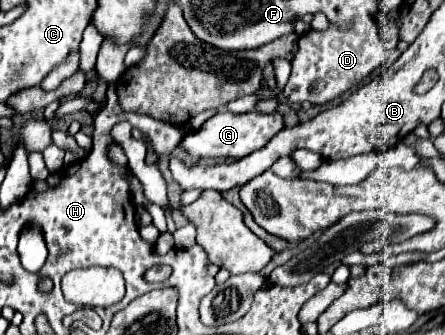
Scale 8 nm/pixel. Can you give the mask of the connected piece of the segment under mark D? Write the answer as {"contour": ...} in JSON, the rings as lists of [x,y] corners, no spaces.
{"contour":[[[360,18],[356,20],[354,28],[350,32],[340,32],[336,26],[330,26],[328,30],[324,32],[316,32],[316,30],[308,30],[306,34],[302,34],[298,38],[298,52],[292,60],[292,74],[290,74],[290,80],[288,84],[284,86],[284,96],[290,100],[290,102],[310,102],[310,104],[326,104],[326,102],[332,102],[334,98],[338,98],[340,94],[344,94],[346,90],[350,90],[352,86],[358,86],[378,64],[376,64],[376,58],[380,54],[380,48],[382,48],[382,38],[380,38],[380,32],[378,32],[378,26],[372,18]]]}

